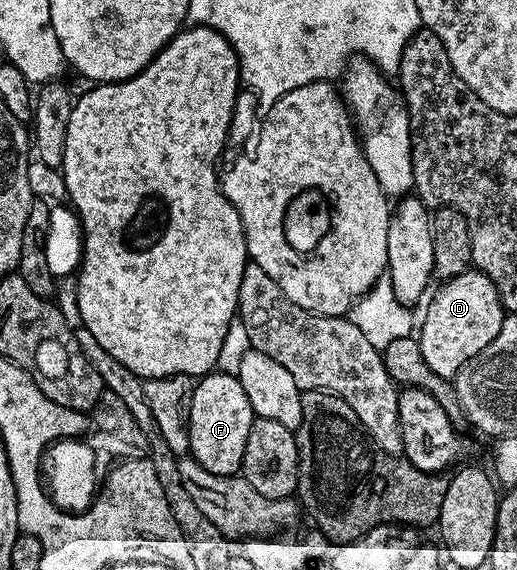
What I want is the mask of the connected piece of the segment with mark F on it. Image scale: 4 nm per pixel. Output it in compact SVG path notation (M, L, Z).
M211 371L195 384L190 408L190 452L189 456L212 471L212 475L233 477L242 468L244 443L248 443L248 431L256 414L244 387L240 387L233 373Z

